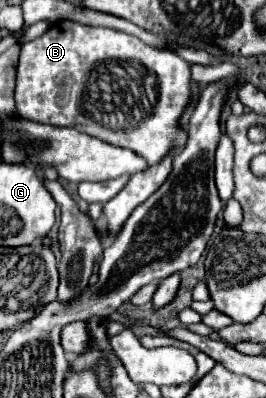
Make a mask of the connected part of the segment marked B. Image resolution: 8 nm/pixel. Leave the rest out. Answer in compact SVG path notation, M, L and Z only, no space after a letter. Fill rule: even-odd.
M62 20L58 24L52 24L42 36L22 44L20 60L18 60L18 68L16 68L16 110L26 120L36 120L40 124L52 124L52 126L72 126L72 128L76 128L80 132L86 132L86 134L90 134L94 138L100 138L100 140L108 142L108 144L114 144L114 146L120 146L120 148L128 148L128 150L140 154L142 158L146 158L146 162L152 166L152 164L158 164L172 150L178 150L178 148L182 148L186 144L188 132L180 126L180 116L186 112L186 108L188 108L188 104L192 100L190 86L192 86L190 64L184 58L180 58L176 52L152 48L152 46L144 44L142 40L138 40L138 38L126 34L126 32L114 30L114 28L104 28L104 26L96 28L96 26L72 22L72 20ZM144 74L148 74L148 76L152 74L152 80L142 80Z

